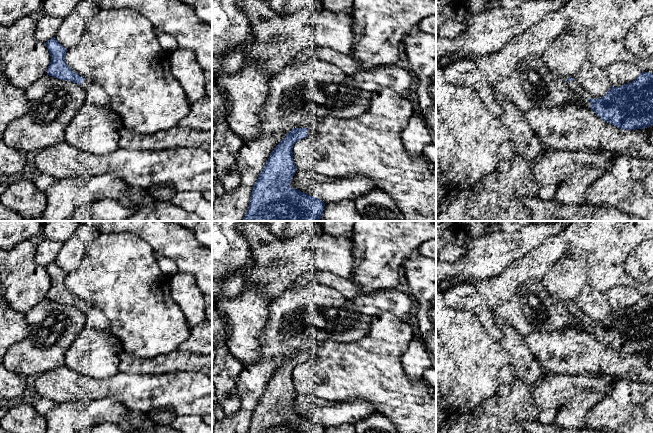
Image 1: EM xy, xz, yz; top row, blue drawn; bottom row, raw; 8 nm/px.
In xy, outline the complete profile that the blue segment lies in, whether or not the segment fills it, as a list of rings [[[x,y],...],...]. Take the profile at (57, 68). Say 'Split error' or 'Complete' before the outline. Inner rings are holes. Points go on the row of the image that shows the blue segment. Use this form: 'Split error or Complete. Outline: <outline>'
Split error. Outline: [[[55,37],[48,40],[45,44],[51,56],[51,62],[47,69],[49,76],[81,85],[85,92],[85,102],[111,108],[108,95],[99,85],[78,75],[66,64],[65,55],[67,49]]]

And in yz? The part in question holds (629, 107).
Split error. Outline: [[[644,72],[631,83],[611,86],[604,97],[590,99],[574,78],[567,78],[573,94],[601,119],[623,130],[653,125],[653,73]]]

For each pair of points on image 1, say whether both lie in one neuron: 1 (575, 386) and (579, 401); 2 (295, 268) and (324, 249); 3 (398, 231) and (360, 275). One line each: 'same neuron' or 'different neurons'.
1: different neurons
2: same neuron
3: same neuron

